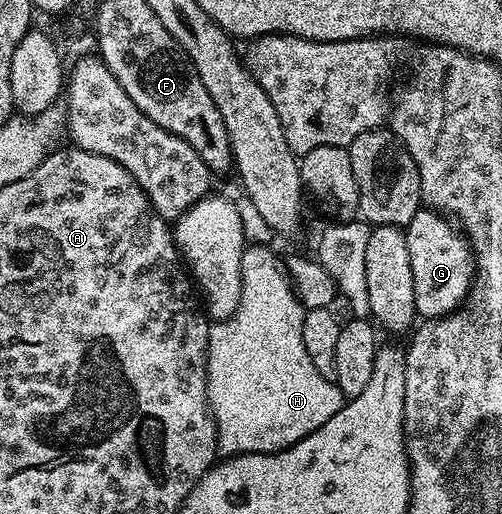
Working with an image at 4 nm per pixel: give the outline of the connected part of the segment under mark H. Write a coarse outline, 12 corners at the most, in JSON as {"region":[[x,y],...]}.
{"region":[[271,244],[208,330],[216,452],[279,453],[346,400]]}

